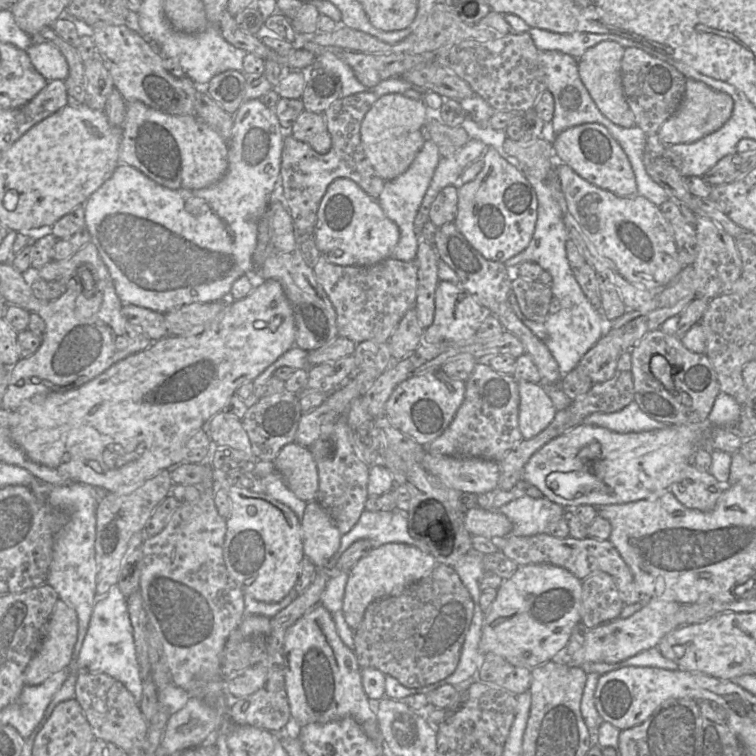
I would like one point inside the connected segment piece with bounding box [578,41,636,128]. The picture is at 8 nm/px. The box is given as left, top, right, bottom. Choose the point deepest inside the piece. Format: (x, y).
(599, 68)

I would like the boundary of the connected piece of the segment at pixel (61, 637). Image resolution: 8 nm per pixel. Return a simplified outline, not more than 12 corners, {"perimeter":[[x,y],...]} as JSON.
{"perimeter":[[59,599],[25,669],[39,685],[67,669],[77,613]]}

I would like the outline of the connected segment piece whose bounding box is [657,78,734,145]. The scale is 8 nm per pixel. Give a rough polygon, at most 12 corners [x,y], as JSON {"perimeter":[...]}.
{"perimeter":[[687,79],[677,111],[657,135],[665,145],[720,129],[734,101]]}

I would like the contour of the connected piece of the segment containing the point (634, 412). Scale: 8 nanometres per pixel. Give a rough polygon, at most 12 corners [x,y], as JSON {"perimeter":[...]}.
{"perimeter":[[632,401],[620,411],[592,413],[582,423],[617,433],[673,425],[650,418]]}

